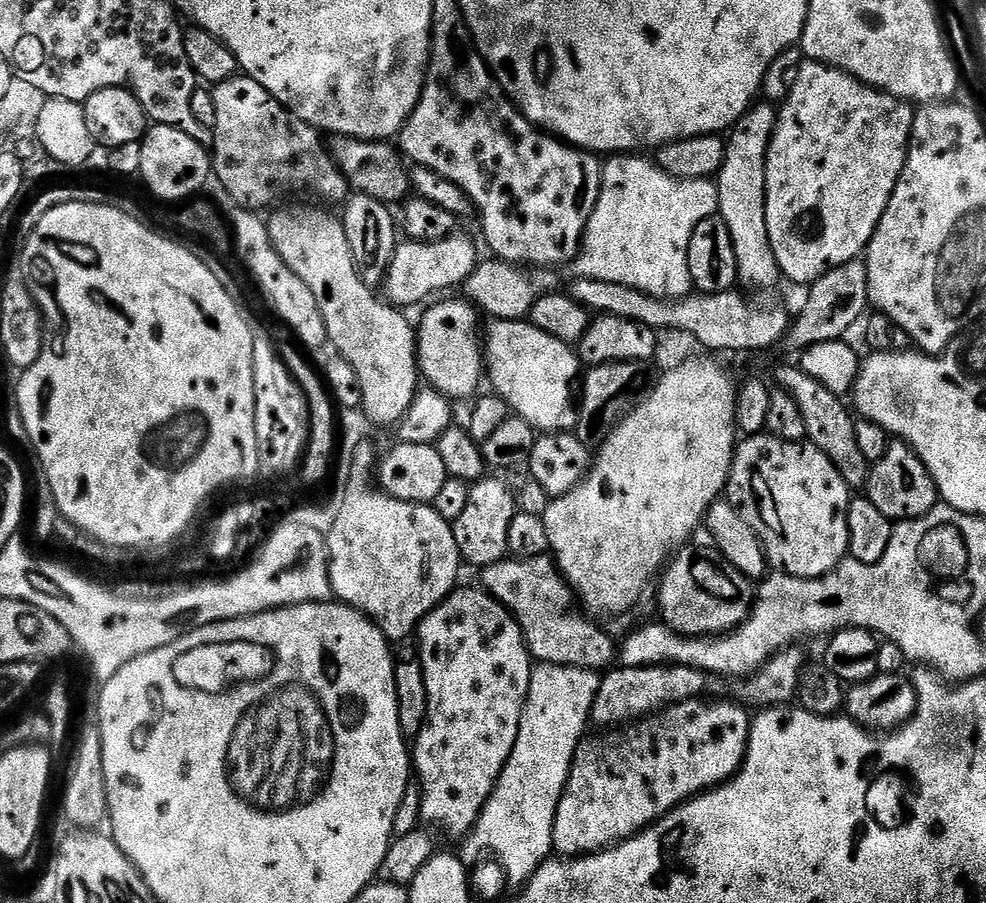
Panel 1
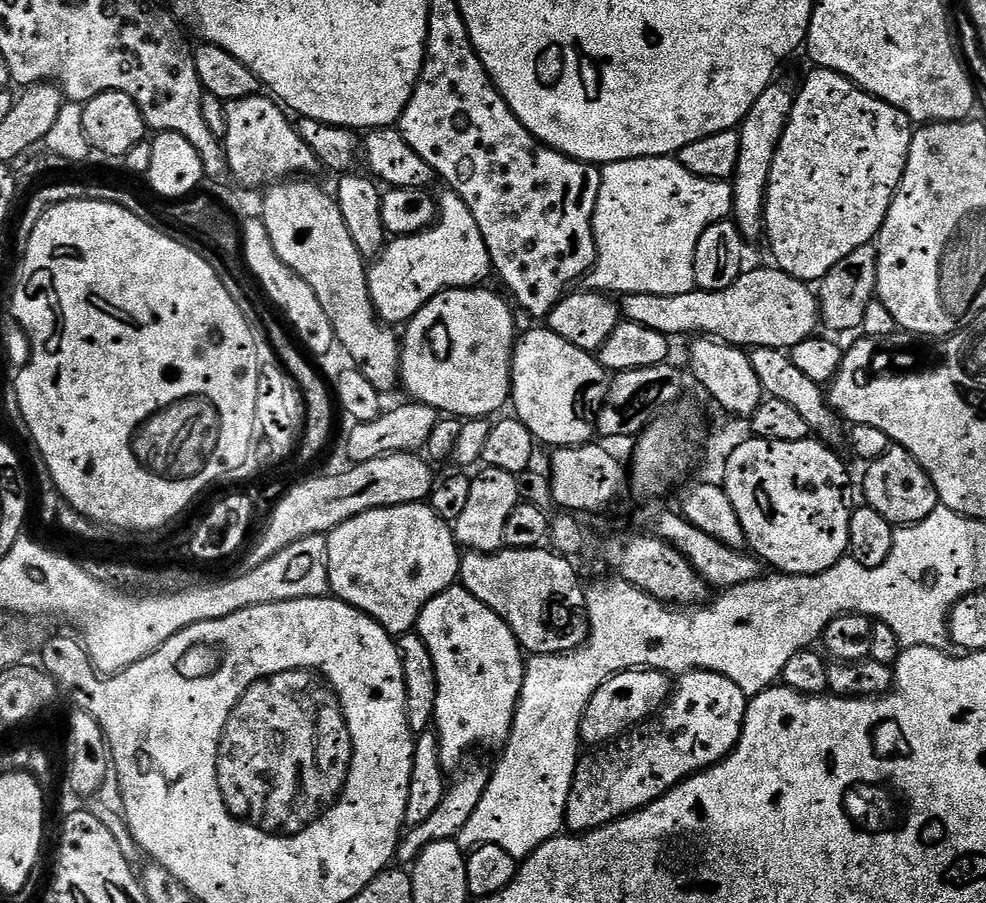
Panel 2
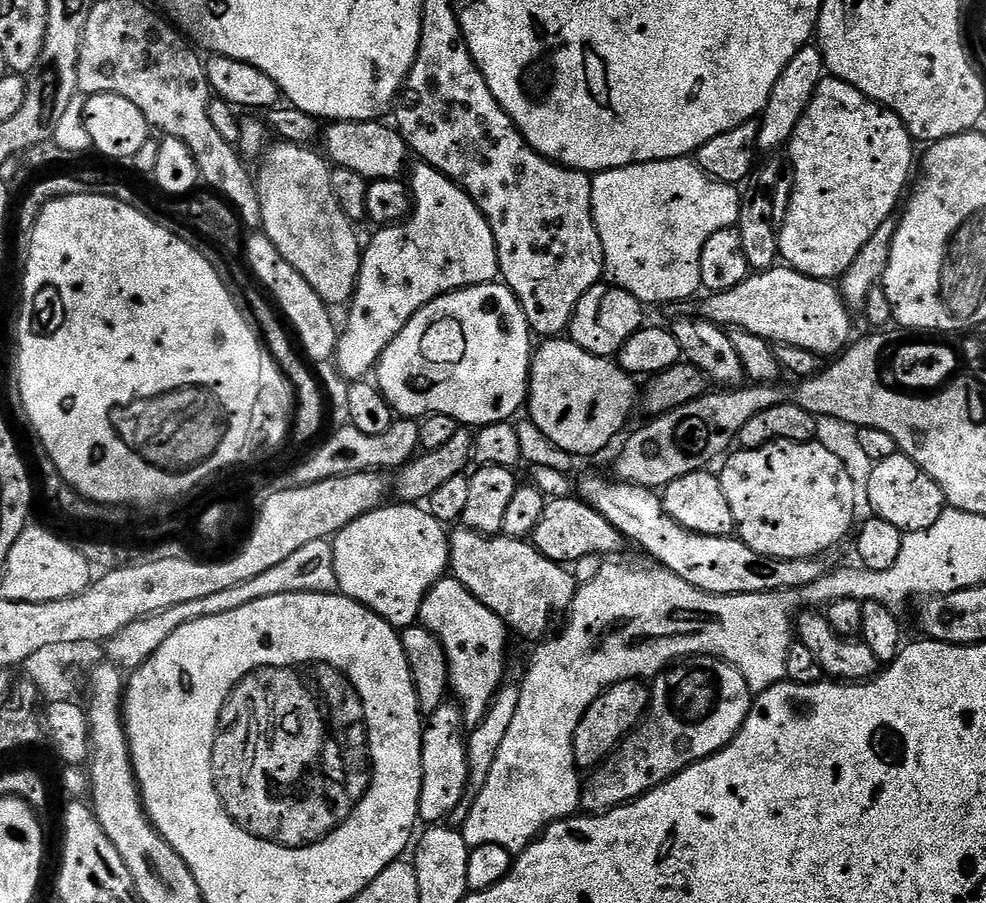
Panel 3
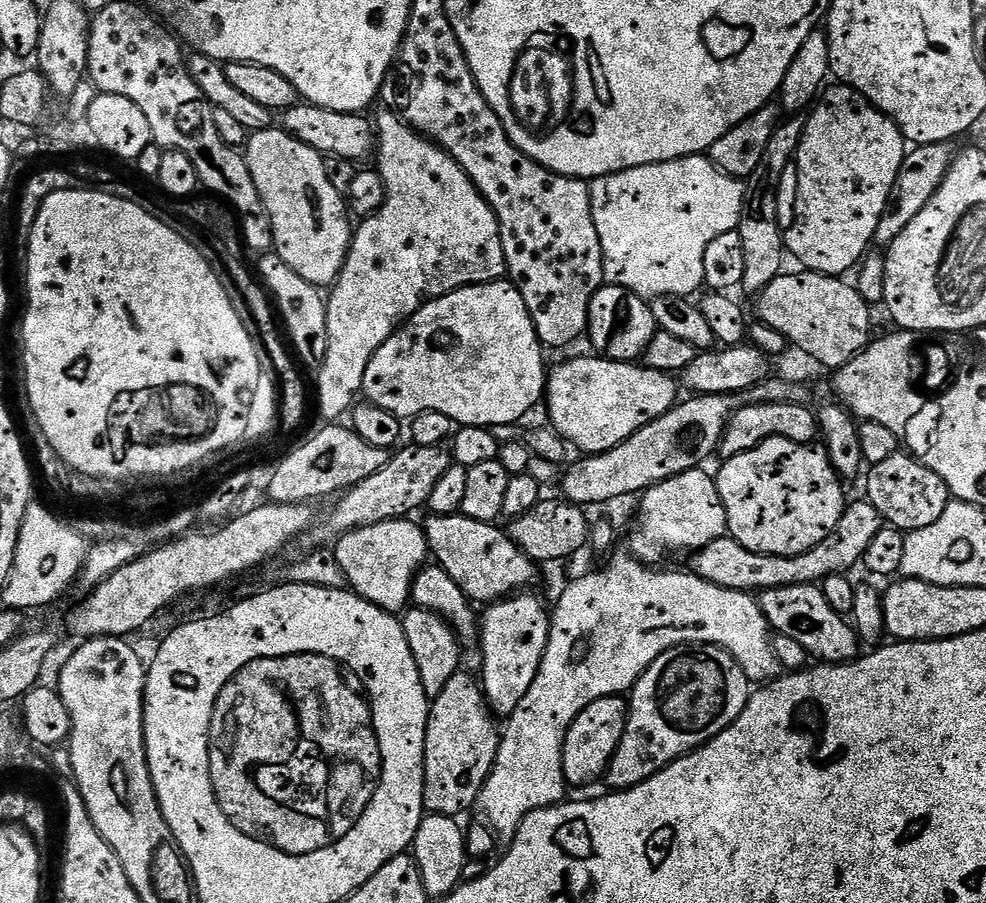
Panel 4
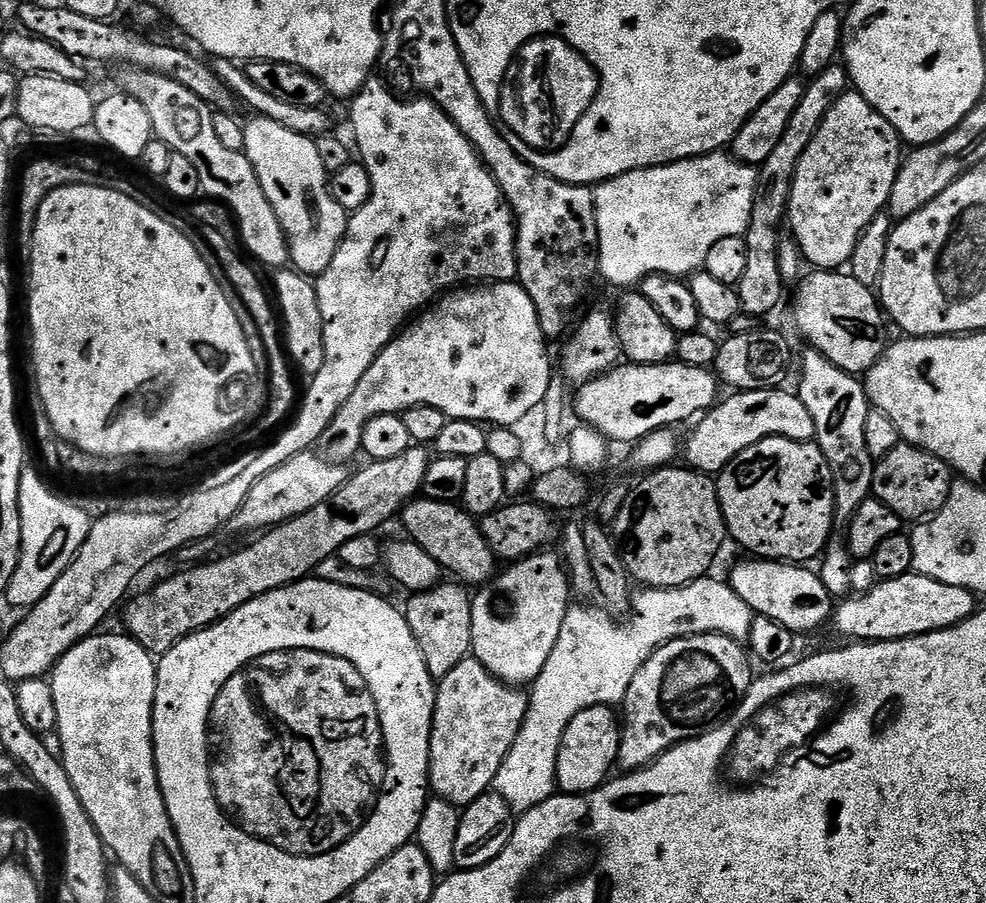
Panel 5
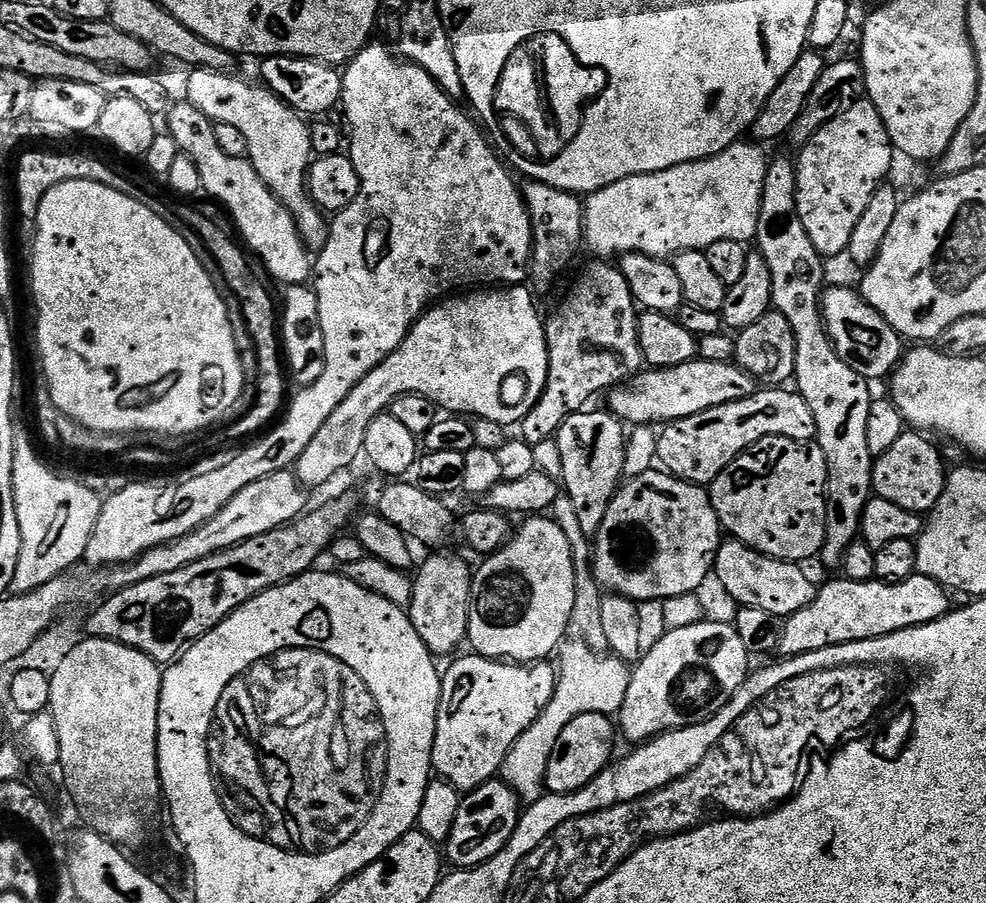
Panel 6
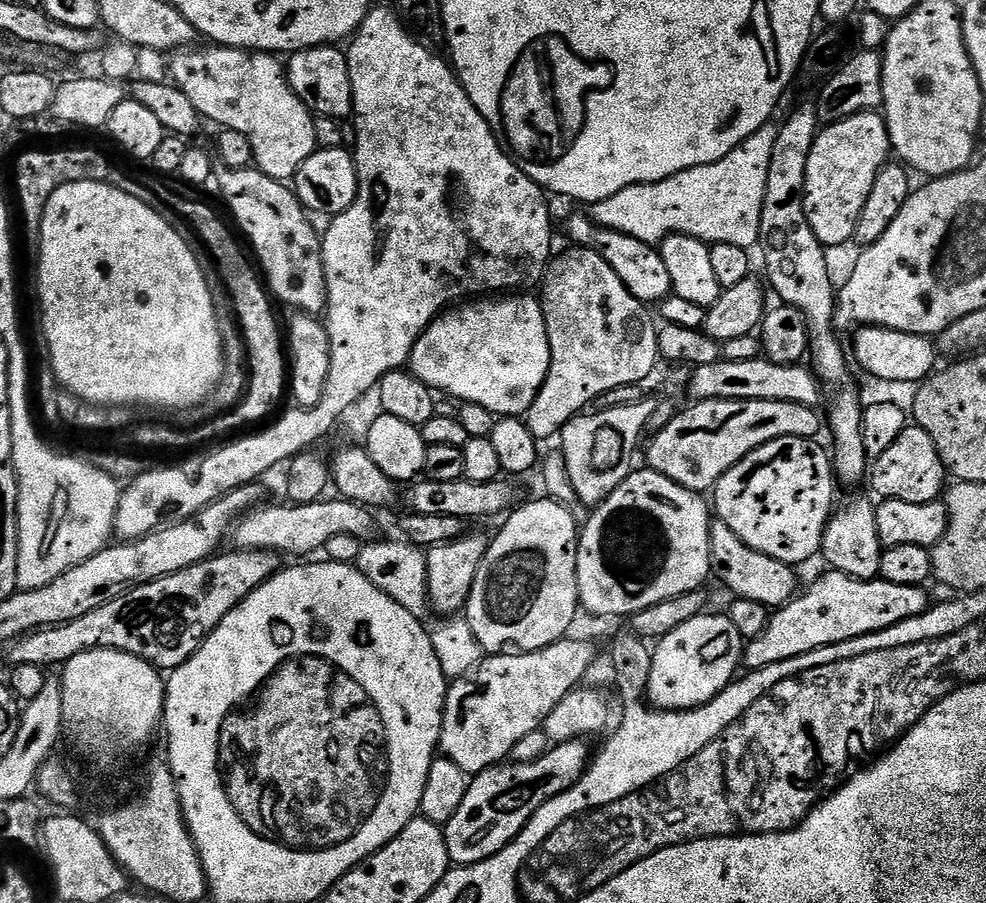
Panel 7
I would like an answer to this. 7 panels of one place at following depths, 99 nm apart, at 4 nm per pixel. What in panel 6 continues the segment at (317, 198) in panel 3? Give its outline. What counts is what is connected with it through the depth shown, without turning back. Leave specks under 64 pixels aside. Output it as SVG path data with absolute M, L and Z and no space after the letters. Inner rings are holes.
M197 68L191 75L187 103L202 110L215 125L238 126L238 130L242 130L248 147L247 159L251 160L262 182L266 182L269 190L287 206L305 245L312 250L323 248L330 224L308 195L308 169L314 157L305 117L277 98L269 88L240 80L239 75L227 76L205 68Z

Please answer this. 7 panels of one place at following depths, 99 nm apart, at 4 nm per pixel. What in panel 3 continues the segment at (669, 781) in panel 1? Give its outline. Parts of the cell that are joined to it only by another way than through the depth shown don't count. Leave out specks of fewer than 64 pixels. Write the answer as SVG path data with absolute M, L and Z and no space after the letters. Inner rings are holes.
M693 656L673 663L655 677L650 688L650 703L643 720L620 741L615 752L583 781L580 803L588 814L608 812L611 808L645 796L650 789L677 776L684 768L720 752L738 735L752 710L754 694L748 689L746 678L733 664L714 656Z

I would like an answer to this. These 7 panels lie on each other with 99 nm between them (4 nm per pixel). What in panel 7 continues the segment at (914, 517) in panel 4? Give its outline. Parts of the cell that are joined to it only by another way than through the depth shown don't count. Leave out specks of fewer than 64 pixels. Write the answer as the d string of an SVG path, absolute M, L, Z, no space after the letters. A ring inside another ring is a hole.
M909 426L902 430L902 434L898 434L898 438L890 445L890 450L886 450L886 454L882 454L871 465L870 468L870 484L872 480L872 488L877 492L880 500L897 500L898 502L934 502L940 500L942 493L945 491L946 473L944 463L938 454L938 450L934 446L934 438L930 438L930 434L926 434L926 430Z

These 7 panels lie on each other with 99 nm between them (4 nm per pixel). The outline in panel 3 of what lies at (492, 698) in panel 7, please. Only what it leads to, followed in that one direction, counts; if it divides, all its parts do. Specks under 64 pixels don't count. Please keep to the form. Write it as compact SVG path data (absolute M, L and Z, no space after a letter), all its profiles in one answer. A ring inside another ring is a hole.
M455 703L438 706L426 720L422 738L422 794L418 798L420 820L428 826L447 821L468 792L468 745L466 725Z

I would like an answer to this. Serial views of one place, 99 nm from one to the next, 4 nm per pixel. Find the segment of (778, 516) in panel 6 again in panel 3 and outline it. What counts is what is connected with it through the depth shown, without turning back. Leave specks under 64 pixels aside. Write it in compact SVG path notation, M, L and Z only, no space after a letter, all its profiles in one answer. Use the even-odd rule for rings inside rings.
M774 440L760 448L733 451L723 461L724 469L719 469L718 475L722 494L726 494L726 502L730 502L730 510L734 514L736 532L739 539L746 546L758 550L758 554L766 554L770 558L820 558L848 531L853 531L857 523L856 480L838 453L816 443Z

